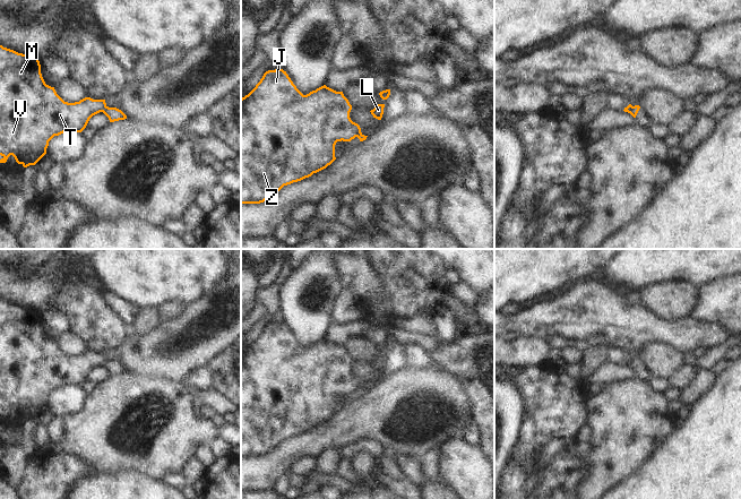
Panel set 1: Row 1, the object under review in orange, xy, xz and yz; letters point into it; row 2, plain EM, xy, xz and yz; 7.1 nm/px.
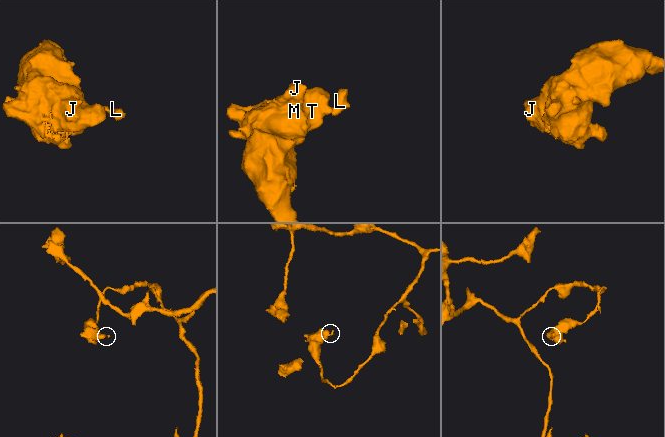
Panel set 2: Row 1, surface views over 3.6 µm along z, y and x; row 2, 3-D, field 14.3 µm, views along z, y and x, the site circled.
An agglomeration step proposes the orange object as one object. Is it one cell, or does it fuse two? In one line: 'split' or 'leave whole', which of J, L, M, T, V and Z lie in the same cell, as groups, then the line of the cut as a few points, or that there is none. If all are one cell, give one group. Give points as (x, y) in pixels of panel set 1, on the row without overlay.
split | J M T V Z / L | xy (105, 359), (101, 364)

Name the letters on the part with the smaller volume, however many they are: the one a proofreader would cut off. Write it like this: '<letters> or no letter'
L

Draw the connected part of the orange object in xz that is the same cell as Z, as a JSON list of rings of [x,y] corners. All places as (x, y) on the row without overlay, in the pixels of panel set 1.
[[[283,322],[268,324],[256,341],[241,352],[241,457],[260,457],[284,439],[311,430],[335,413],[337,395],[351,395],[361,386],[350,371],[352,359],[343,345],[326,338],[303,349]]]

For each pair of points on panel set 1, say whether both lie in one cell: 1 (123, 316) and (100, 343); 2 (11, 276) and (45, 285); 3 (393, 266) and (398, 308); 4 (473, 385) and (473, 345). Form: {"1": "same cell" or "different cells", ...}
{"1": "different cells", "2": "same cell", "3": "same cell", "4": "same cell"}

